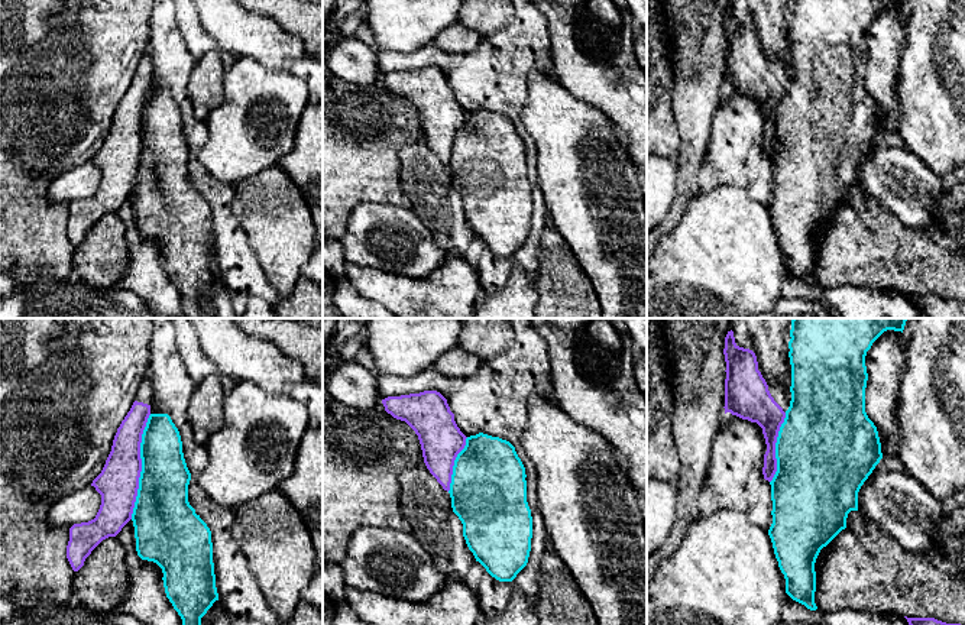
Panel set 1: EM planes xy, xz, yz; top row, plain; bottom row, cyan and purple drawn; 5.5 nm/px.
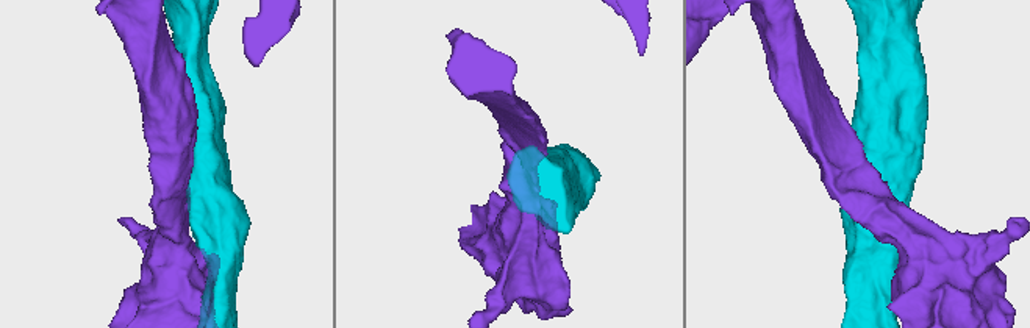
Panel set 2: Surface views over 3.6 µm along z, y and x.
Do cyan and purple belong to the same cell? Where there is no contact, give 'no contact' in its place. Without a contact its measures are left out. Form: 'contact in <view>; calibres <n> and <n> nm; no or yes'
contact in xy; calibres 300 and 240 nm; no

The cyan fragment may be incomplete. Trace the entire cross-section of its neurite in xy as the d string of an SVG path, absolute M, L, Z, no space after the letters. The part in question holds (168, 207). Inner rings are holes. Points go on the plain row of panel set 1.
M168 90L149 91L142 110L140 135L142 148L132 190L137 231L162 245L166 273L182 295L179 318L216 318L213 308L201 304L201 294L218 276L211 207L188 178L191 149L179 107Z

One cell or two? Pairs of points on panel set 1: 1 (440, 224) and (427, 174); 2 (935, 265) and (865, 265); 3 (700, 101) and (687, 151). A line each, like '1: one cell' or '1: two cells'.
1: one cell
2: one cell
3: one cell

